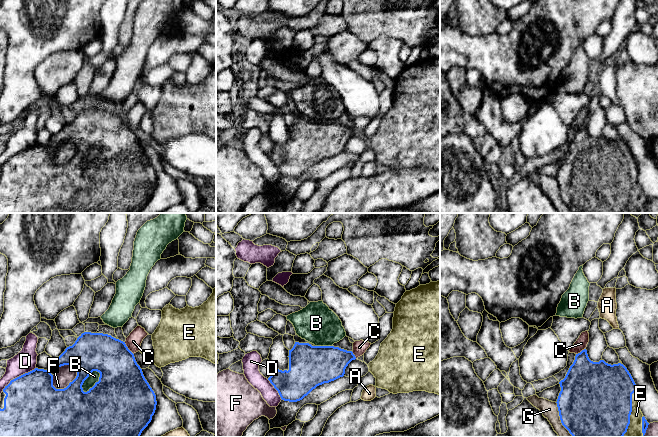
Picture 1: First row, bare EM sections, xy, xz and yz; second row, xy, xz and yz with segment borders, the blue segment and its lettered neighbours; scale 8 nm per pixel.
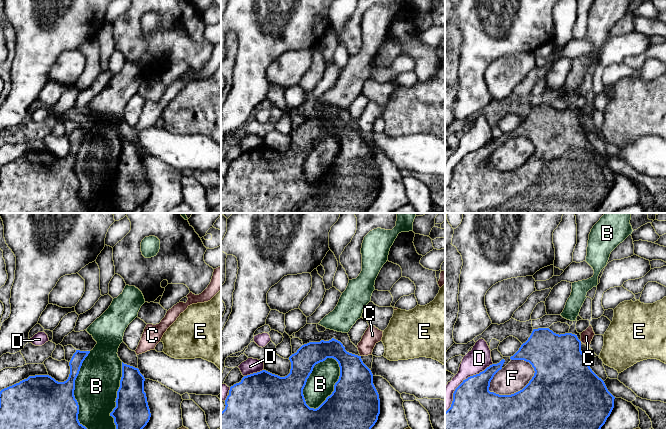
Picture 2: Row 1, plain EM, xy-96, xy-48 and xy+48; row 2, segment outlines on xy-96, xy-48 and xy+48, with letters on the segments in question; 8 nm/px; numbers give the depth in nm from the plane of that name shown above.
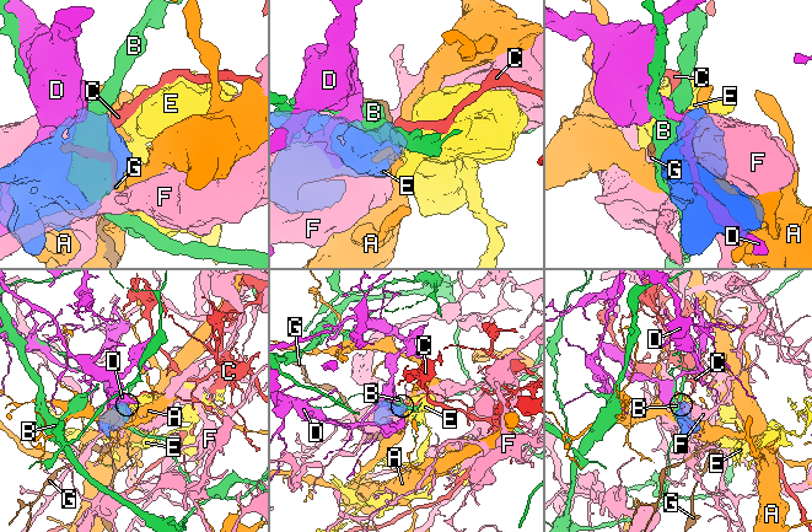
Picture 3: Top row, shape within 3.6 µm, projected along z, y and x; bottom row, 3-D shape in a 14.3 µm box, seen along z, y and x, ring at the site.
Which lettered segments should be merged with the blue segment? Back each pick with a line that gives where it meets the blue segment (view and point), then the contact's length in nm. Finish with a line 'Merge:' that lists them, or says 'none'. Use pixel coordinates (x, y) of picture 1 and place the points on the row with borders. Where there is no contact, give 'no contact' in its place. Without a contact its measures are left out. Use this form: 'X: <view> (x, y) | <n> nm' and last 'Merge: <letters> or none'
E: yz (630, 413) | 380 nm
Merge: E

